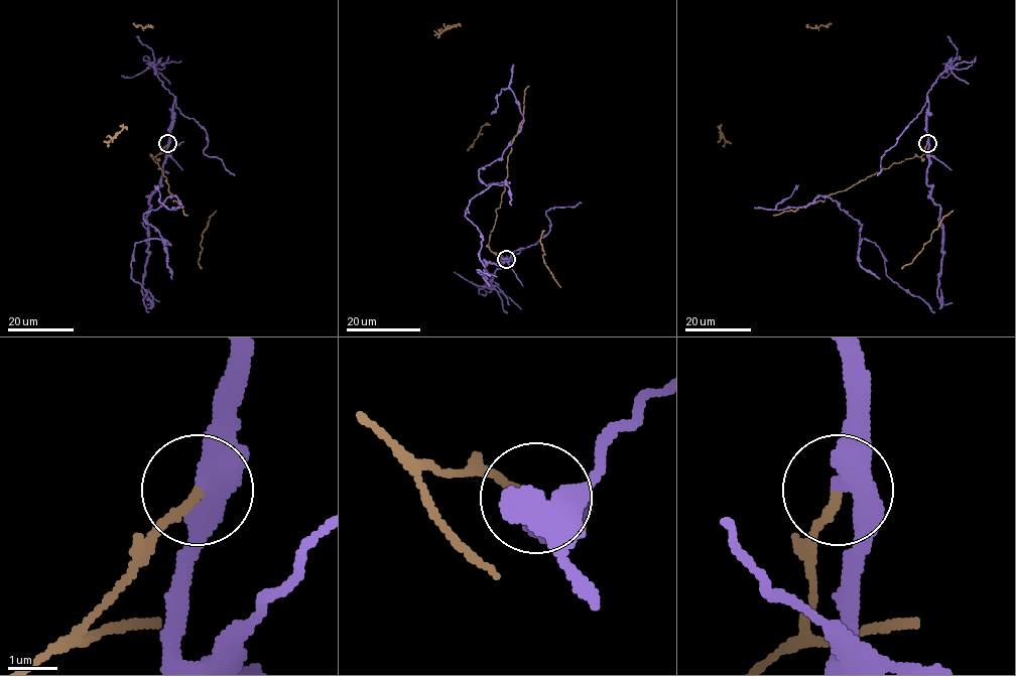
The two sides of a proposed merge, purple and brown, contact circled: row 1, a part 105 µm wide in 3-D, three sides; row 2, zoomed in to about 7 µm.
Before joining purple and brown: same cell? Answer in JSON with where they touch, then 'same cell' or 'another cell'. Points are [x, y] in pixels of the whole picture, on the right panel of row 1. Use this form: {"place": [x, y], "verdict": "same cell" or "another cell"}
{"place": [927, 143], "verdict": "another cell"}

